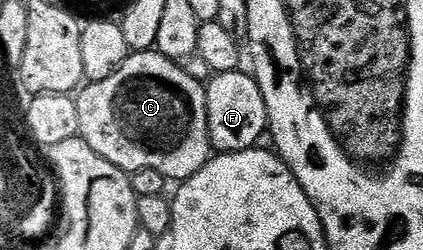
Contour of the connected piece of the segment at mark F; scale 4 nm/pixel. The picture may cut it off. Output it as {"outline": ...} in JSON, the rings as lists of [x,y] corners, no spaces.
{"outline":[[[238,69],[225,74],[213,74],[206,83],[208,135],[213,151],[221,154],[253,149],[258,136],[262,136],[269,129],[266,100],[262,96],[260,85],[251,73],[244,73],[243,69]]]}

